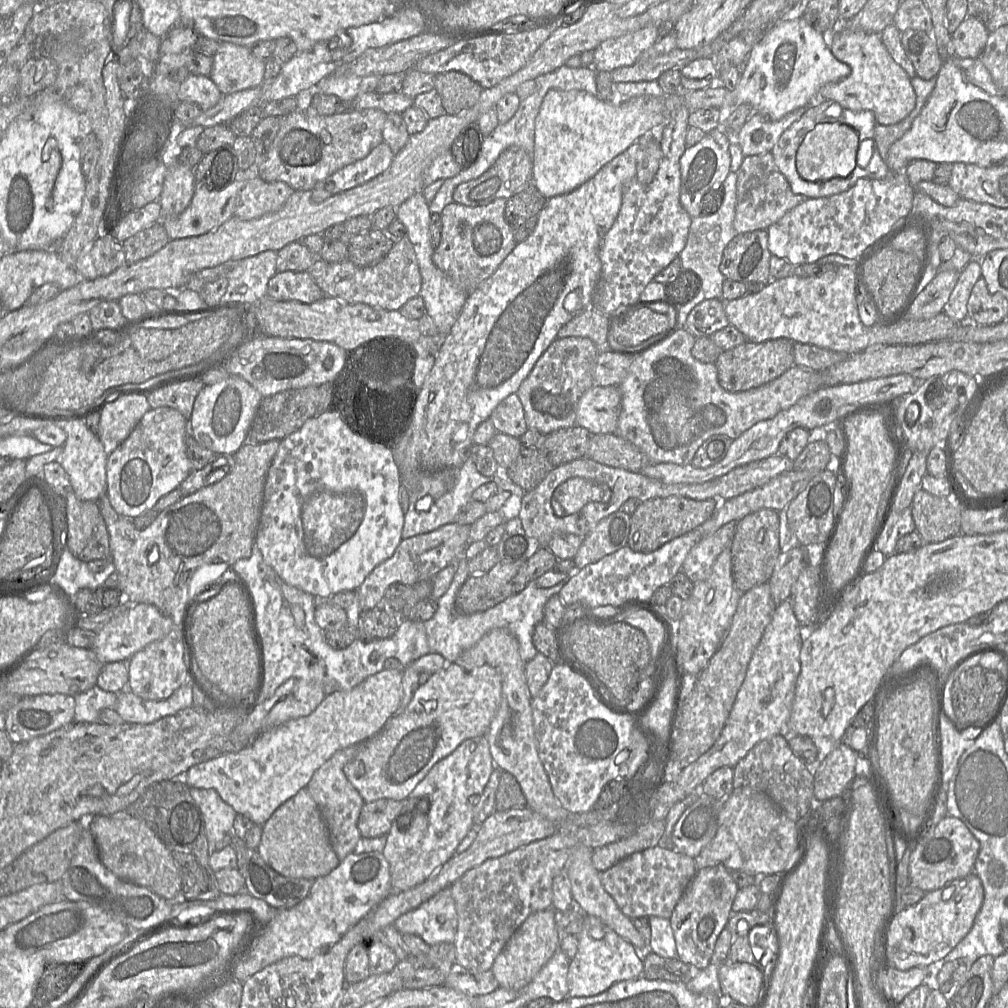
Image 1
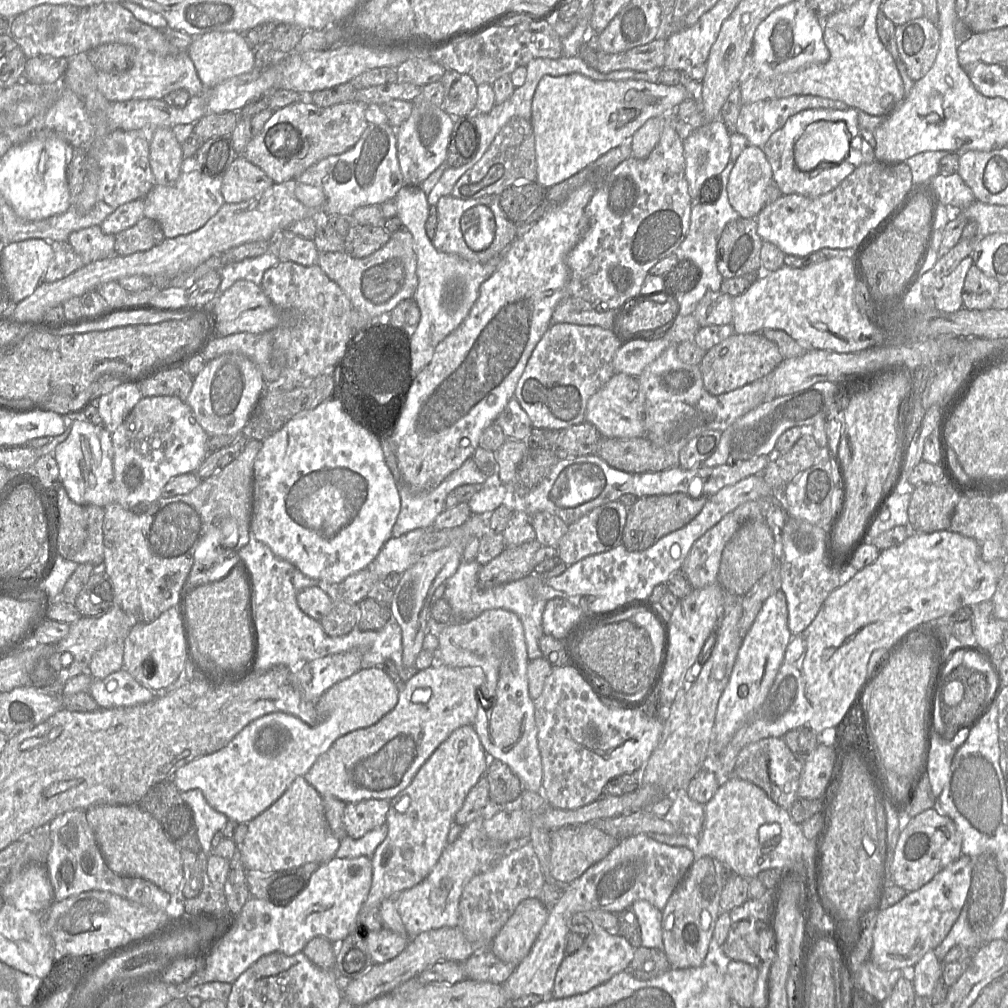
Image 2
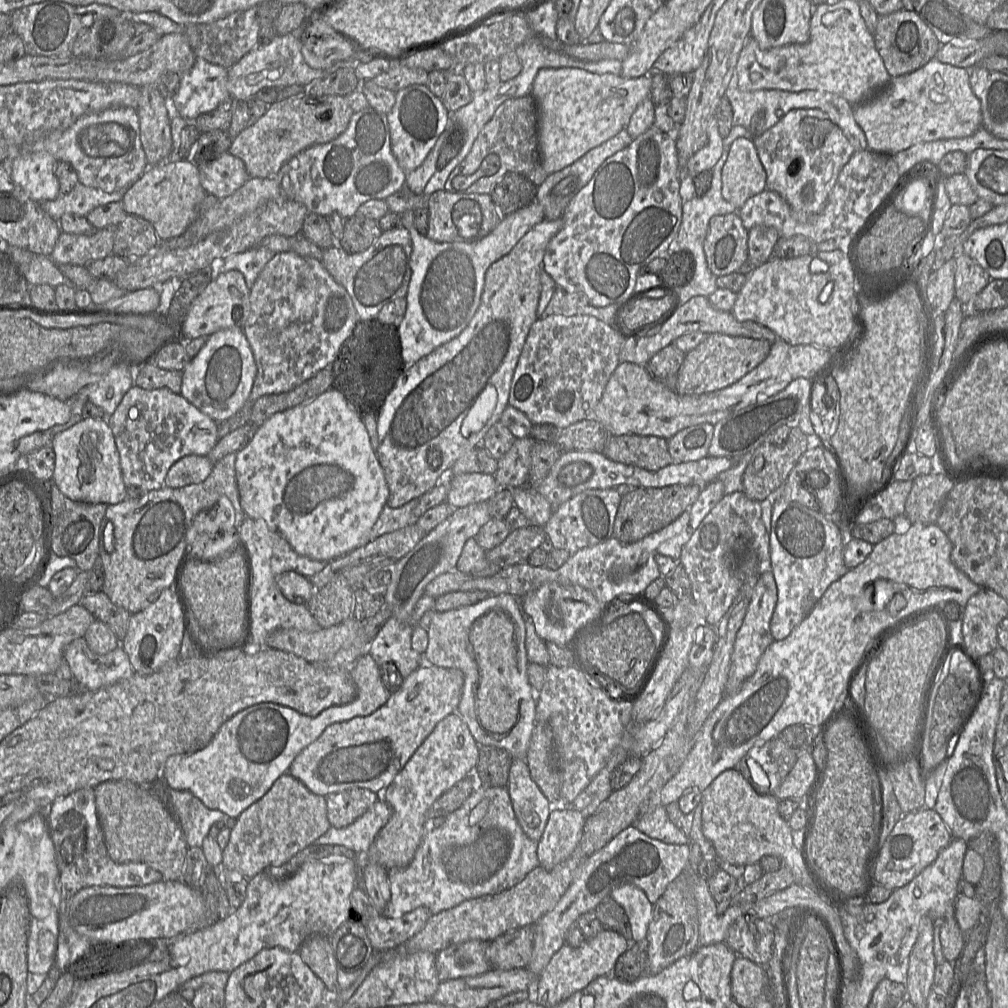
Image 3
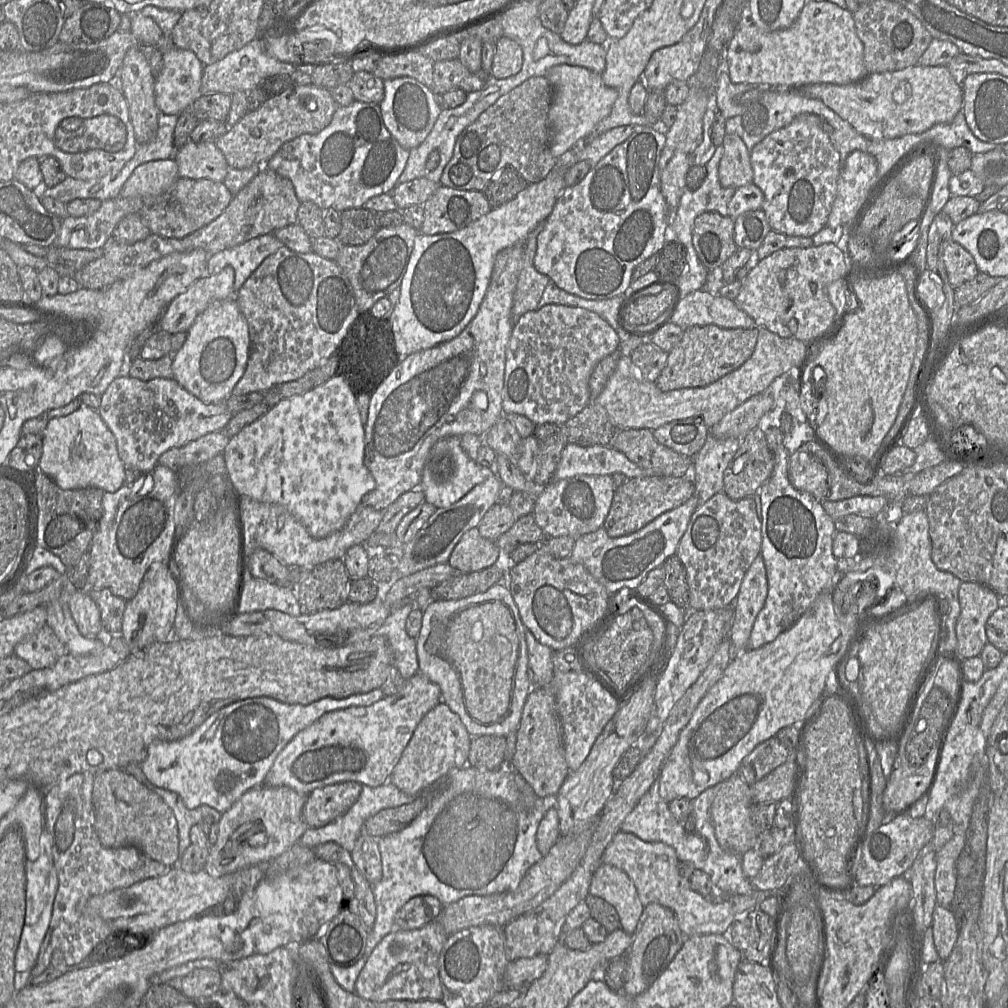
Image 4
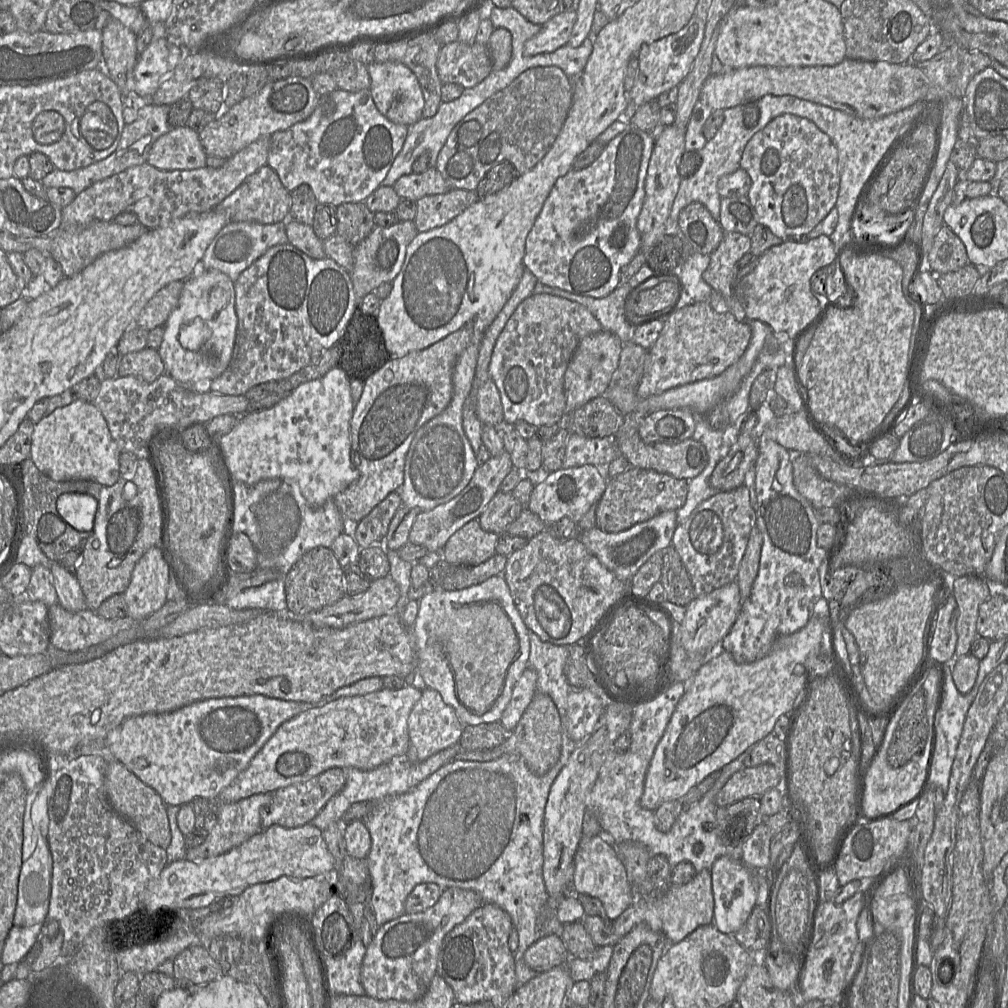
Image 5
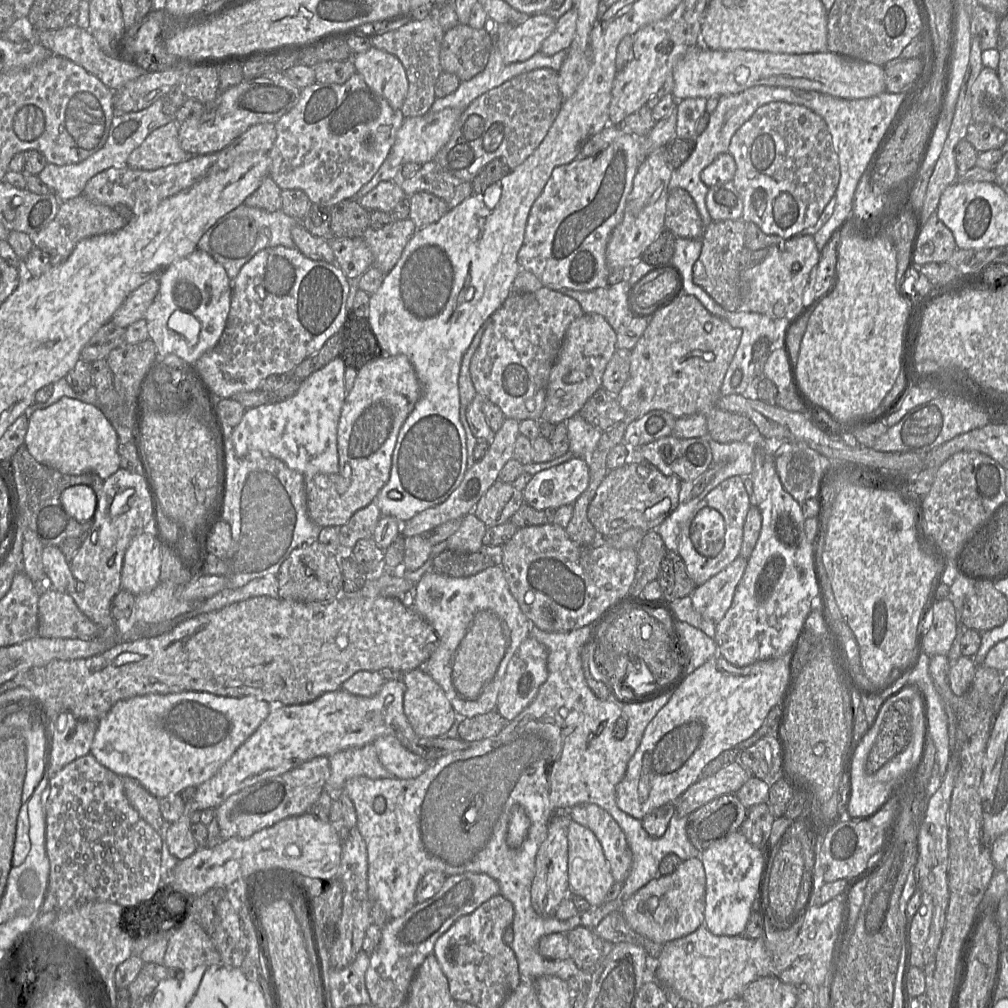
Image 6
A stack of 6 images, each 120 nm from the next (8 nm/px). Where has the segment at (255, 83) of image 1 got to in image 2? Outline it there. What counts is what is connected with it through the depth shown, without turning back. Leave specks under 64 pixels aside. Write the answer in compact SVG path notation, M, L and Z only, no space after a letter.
M213 31L192 36L194 39L187 48L187 52L200 80L207 88L213 88L230 78L250 73L255 69L255 50L245 38L244 33Z

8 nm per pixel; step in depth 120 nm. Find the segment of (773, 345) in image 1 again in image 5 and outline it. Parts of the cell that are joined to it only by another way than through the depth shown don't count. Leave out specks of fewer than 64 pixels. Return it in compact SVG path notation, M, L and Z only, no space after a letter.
M694 302L679 306L674 312L661 317L664 317L663 329L657 341L648 349L647 367L636 388L637 394L642 398L722 374L743 355L752 336L748 322L741 315L717 313L708 303Z

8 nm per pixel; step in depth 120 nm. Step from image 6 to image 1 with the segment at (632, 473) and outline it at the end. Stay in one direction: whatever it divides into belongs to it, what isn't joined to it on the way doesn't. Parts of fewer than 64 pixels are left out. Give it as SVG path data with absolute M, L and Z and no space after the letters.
M680 496L642 501L631 515L631 527L627 546L636 552L653 552L665 543L703 524L713 515L720 502L712 498L693 500Z

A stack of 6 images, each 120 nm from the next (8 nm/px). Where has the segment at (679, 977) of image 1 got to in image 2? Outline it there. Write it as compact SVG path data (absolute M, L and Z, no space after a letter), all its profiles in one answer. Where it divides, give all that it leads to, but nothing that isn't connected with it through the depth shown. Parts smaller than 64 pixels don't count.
M640 947L635 949L633 959L625 971L638 980L649 980L670 969L670 962L662 949Z

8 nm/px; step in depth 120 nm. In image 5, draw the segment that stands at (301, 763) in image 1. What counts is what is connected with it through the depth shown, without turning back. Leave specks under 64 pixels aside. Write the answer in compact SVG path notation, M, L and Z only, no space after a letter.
M372 676L341 687L314 703L265 695L209 698L169 713L127 718L108 733L106 745L111 755L156 790L166 805L189 804L197 797L215 800L248 767L282 723L338 698L365 695L383 687L383 679Z

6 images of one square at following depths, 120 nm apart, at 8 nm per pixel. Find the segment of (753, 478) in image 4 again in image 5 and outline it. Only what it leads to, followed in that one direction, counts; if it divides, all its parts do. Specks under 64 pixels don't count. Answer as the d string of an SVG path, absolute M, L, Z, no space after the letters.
M755 412L748 413L741 421L736 442L711 474L710 485L717 491L731 491L743 485L747 471L755 466L758 442L754 438L754 427L757 422Z

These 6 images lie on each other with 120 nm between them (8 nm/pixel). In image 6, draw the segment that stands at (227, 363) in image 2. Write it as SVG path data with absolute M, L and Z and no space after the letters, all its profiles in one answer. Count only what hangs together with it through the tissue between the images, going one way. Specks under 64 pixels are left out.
M200 249L168 266L160 275L159 285L159 292L147 309L144 319L149 337L157 347L159 360L167 354L174 354L187 364L173 368L180 370L178 378L182 379L182 373L195 374L198 371L194 367L195 362L218 343L230 311L232 288L224 267Z

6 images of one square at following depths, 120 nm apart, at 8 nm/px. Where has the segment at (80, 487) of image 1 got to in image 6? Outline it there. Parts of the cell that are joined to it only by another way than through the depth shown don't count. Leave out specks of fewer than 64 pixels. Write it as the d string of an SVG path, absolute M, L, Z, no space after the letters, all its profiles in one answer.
M63 397L46 408L35 410L29 418L25 445L36 461L63 474L96 473L106 480L120 469L119 438L115 429L100 409L78 399Z

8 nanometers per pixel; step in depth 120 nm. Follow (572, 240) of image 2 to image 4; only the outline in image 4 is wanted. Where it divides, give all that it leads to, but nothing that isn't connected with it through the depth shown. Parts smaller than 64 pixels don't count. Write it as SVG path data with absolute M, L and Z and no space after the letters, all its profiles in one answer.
M525 241L500 251L494 261L486 295L466 328L447 342L403 357L371 396L368 419L364 424L364 464L373 475L376 485L364 496L363 504L383 511L402 494L420 489L428 454L439 439L461 437L467 433L483 437L504 415L502 391L506 349L514 326L511 311L524 252Z

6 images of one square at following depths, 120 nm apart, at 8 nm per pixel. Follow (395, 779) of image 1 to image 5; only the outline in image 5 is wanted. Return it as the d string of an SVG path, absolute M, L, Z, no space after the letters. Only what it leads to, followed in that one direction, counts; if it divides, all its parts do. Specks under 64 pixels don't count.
M421 685L398 690L382 689L358 696L341 697L308 709L282 723L261 750L214 802L233 803L259 793L300 783L337 767L371 770L397 757L406 757L409 748L408 717L422 694Z

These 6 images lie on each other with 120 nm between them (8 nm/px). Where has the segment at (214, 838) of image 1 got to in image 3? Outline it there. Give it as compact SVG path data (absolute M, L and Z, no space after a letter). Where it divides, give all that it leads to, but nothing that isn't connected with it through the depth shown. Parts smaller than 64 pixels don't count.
M169 789L168 797L175 819L183 829L188 847L202 847L210 827L226 816L220 810L207 808L187 790Z

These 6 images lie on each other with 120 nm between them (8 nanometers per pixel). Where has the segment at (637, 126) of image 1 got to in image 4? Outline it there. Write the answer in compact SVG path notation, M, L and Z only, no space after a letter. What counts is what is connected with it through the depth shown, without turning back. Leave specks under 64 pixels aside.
M556 65L547 71L545 77L553 91L552 104L548 113L550 150L558 159L590 137L596 125L611 113L618 93L614 88L605 85L601 74L581 66Z

